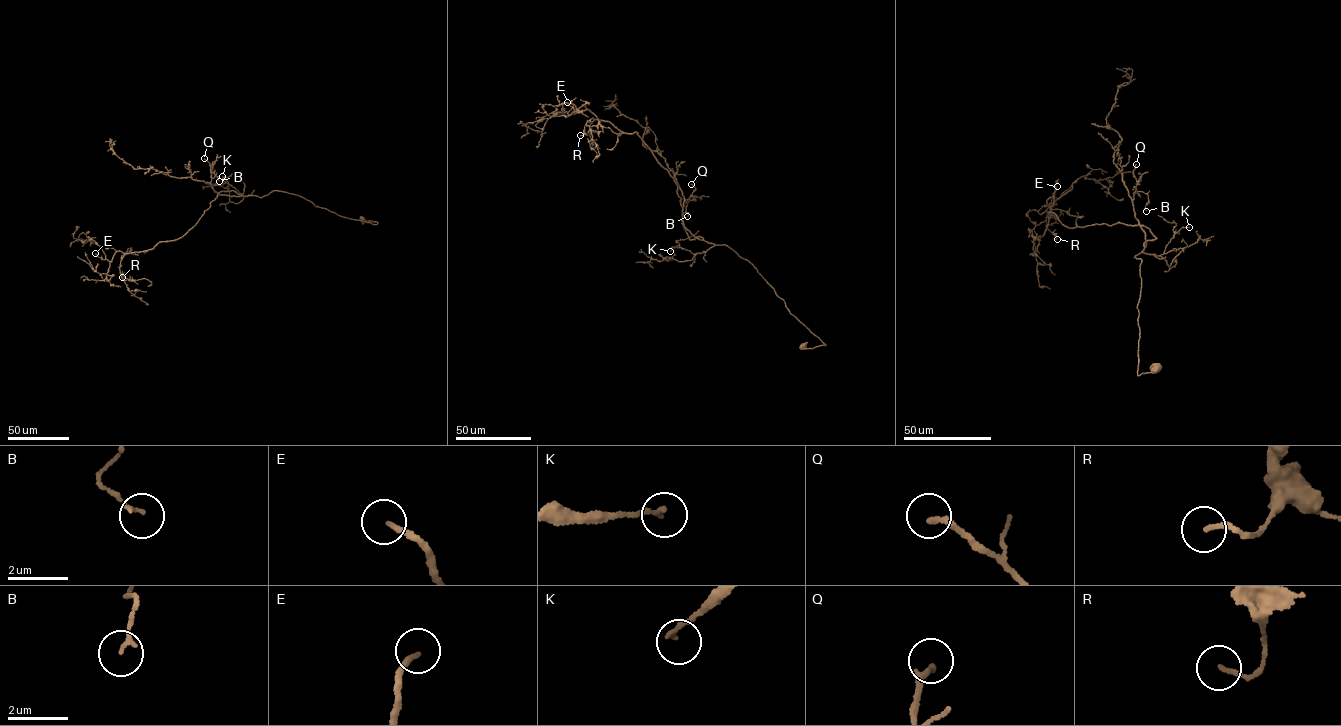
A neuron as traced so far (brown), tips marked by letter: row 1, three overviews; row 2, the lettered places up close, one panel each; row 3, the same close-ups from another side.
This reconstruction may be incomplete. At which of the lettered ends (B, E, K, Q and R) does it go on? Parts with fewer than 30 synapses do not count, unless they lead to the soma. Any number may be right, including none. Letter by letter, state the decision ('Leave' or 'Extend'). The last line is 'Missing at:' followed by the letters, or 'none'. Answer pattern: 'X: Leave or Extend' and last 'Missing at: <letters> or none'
B: Leave
E: Extend
K: Leave
Q: Leave
R: Leave
Missing at: E

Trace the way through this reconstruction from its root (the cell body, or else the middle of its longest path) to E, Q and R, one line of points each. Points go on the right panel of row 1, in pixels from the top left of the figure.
E: (1156, 368), (1137, 375), (1142, 261), (1134, 257), (1143, 231), (1117, 222), (1066, 227), (1048, 213), (1057, 186)
Q: (1156, 368), (1153, 373), (1137, 375), (1137, 307), (1142, 261), (1134, 257), (1147, 243), (1132, 202), (1136, 164)
R: (1156, 368), (1137, 375), (1139, 225), (1068, 227), (1053, 205), (1057, 239)

